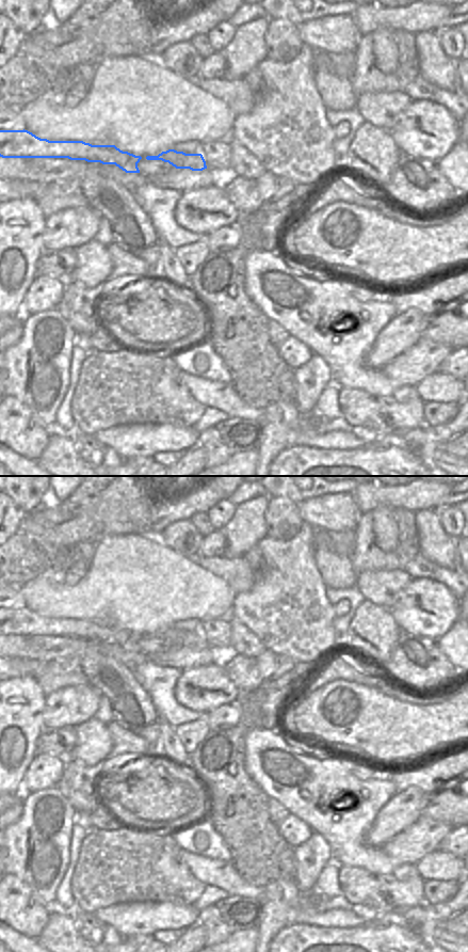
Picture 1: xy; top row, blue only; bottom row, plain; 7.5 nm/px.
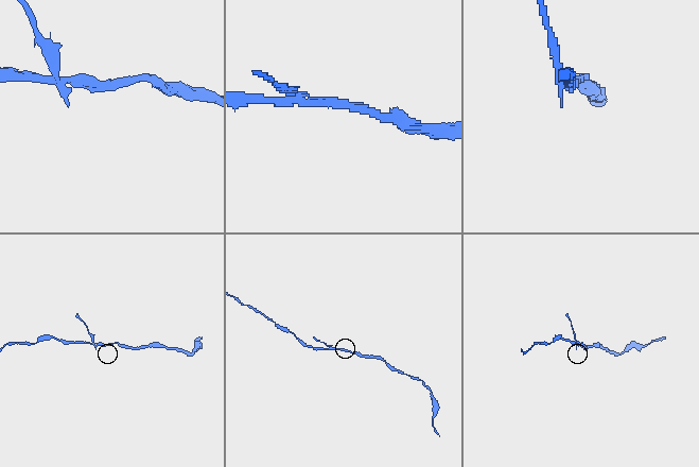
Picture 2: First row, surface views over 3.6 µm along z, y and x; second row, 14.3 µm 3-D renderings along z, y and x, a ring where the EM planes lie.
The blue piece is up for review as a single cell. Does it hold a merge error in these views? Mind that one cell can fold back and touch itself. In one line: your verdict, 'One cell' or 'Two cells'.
Two cells

